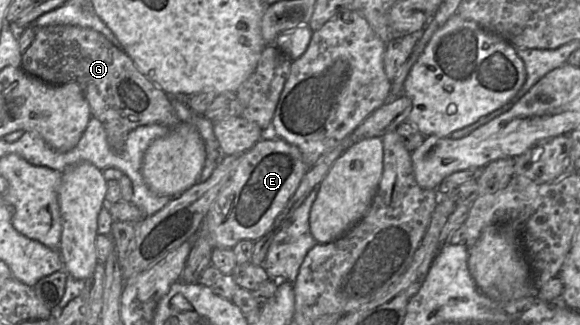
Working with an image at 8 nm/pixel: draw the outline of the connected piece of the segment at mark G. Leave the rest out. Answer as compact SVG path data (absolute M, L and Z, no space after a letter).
M75 25L35 26L35 38L22 55L22 69L50 84L76 82L97 118L114 152L124 149L128 134L139 126L176 127L181 121L170 103L170 97L150 81L122 50L102 34Z

